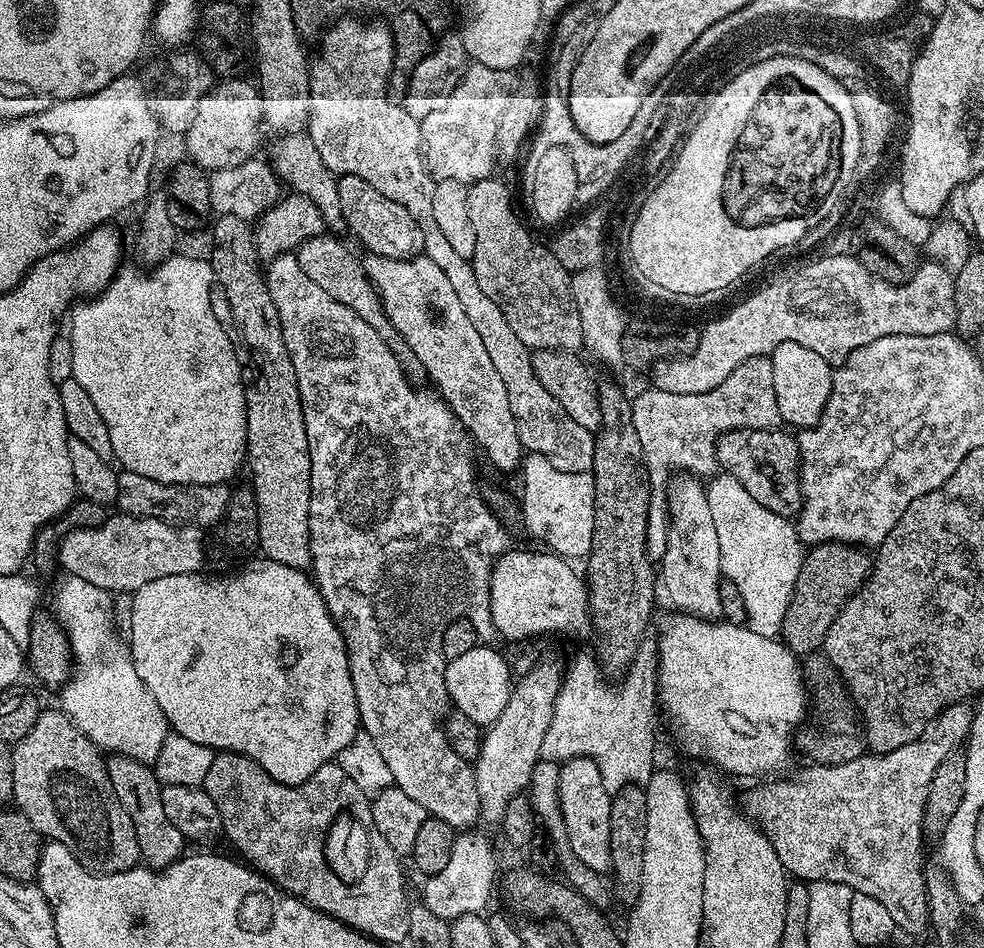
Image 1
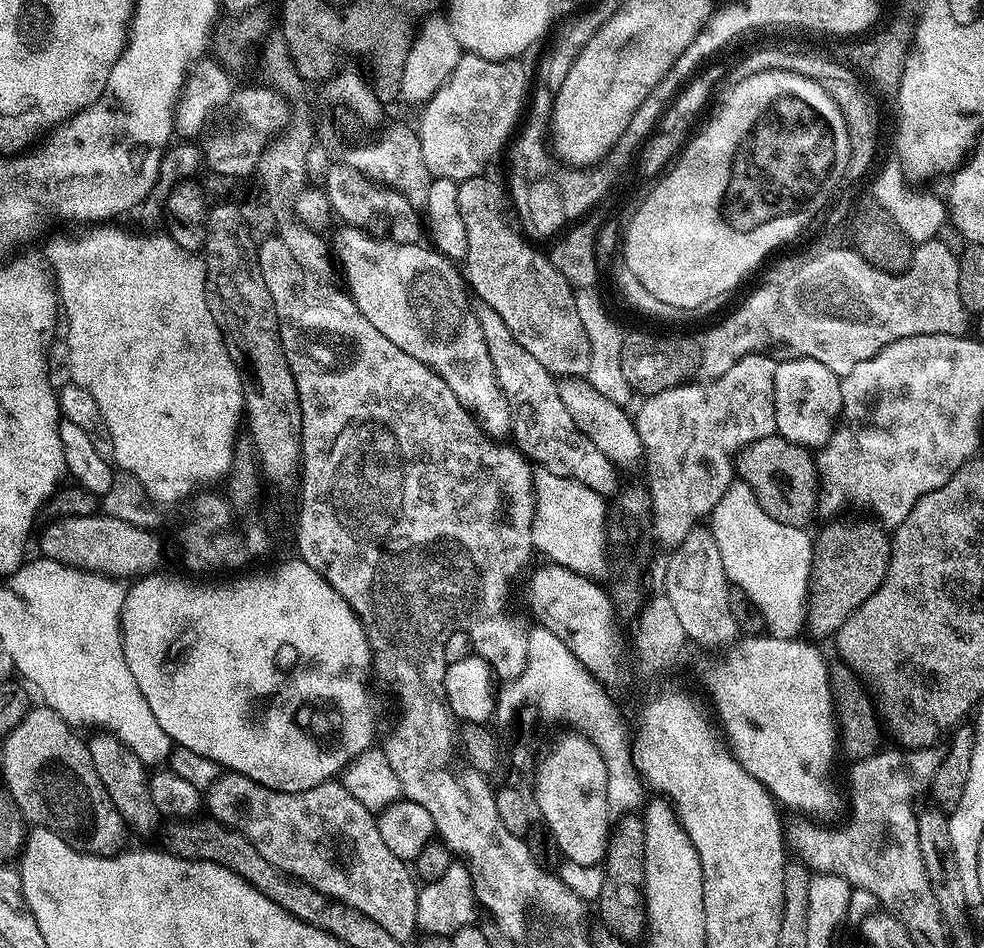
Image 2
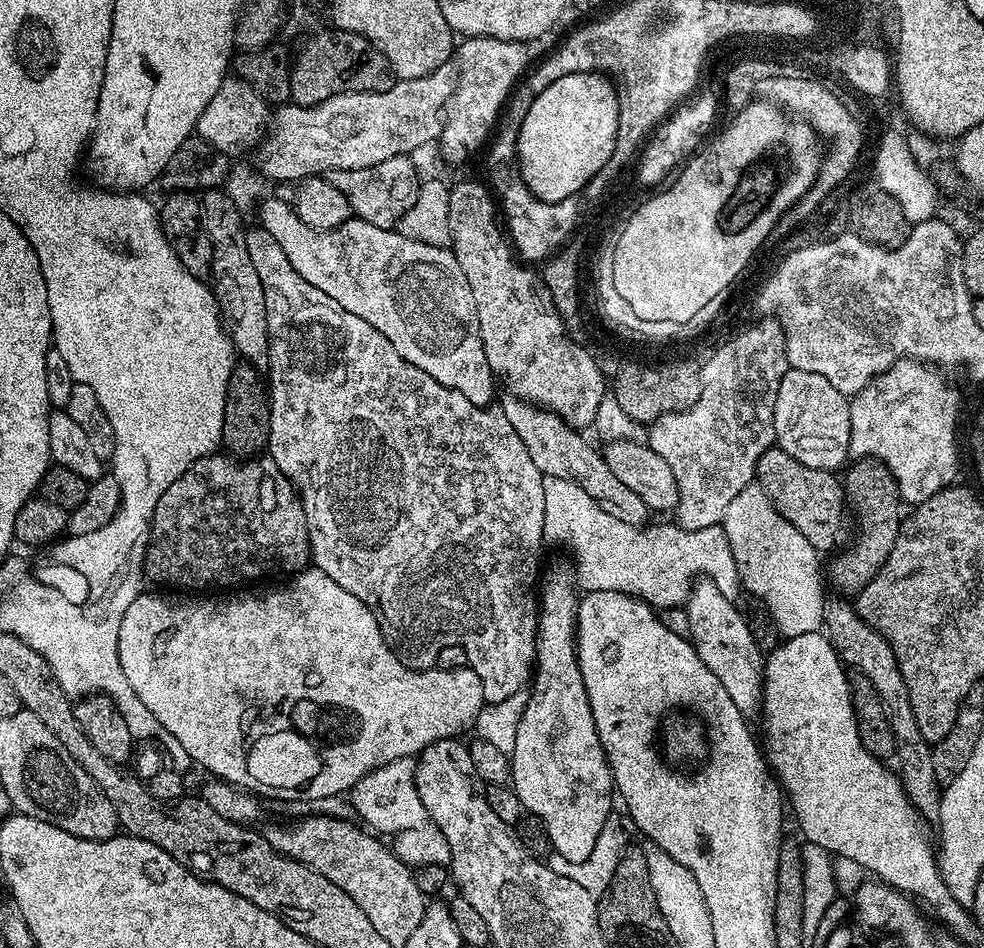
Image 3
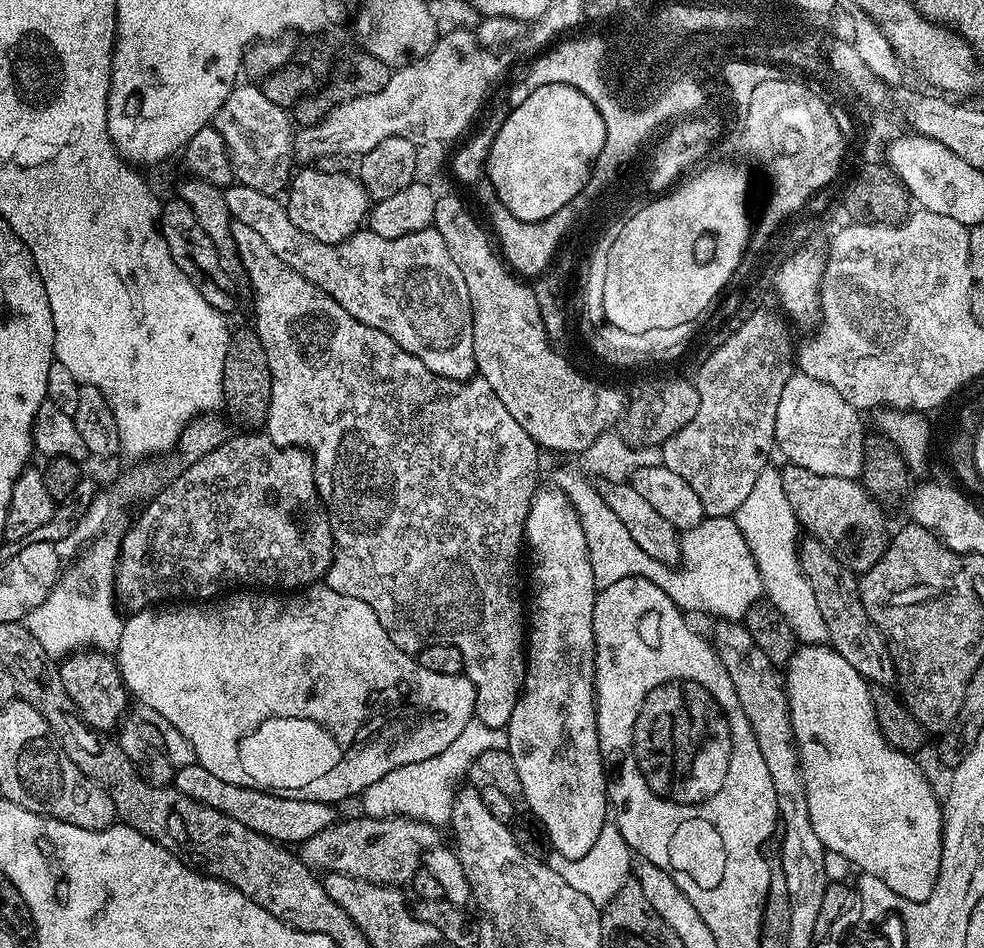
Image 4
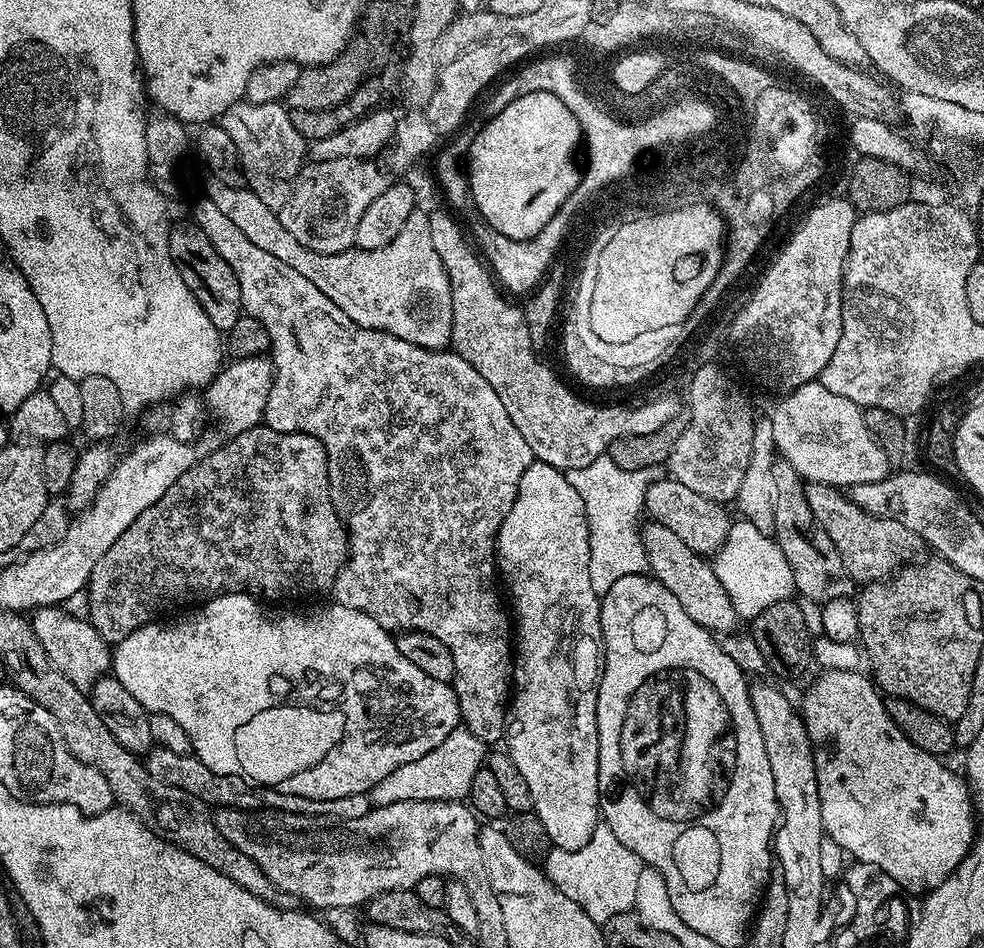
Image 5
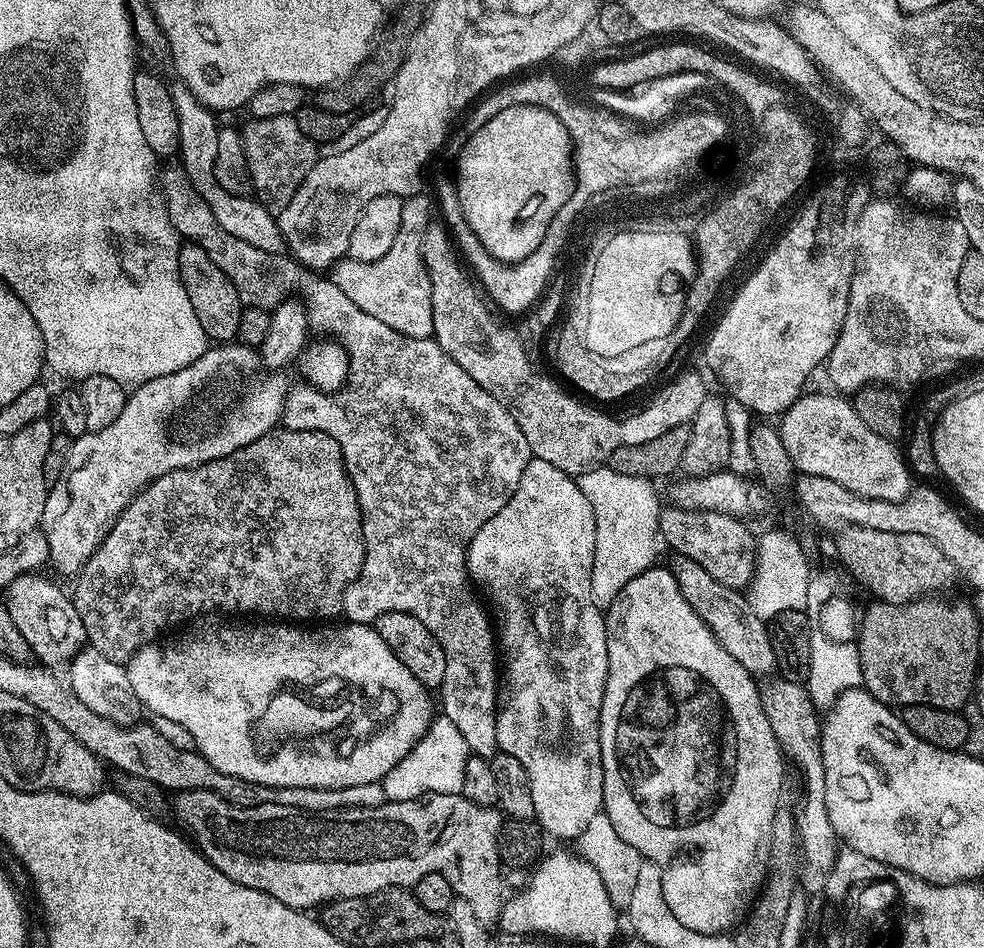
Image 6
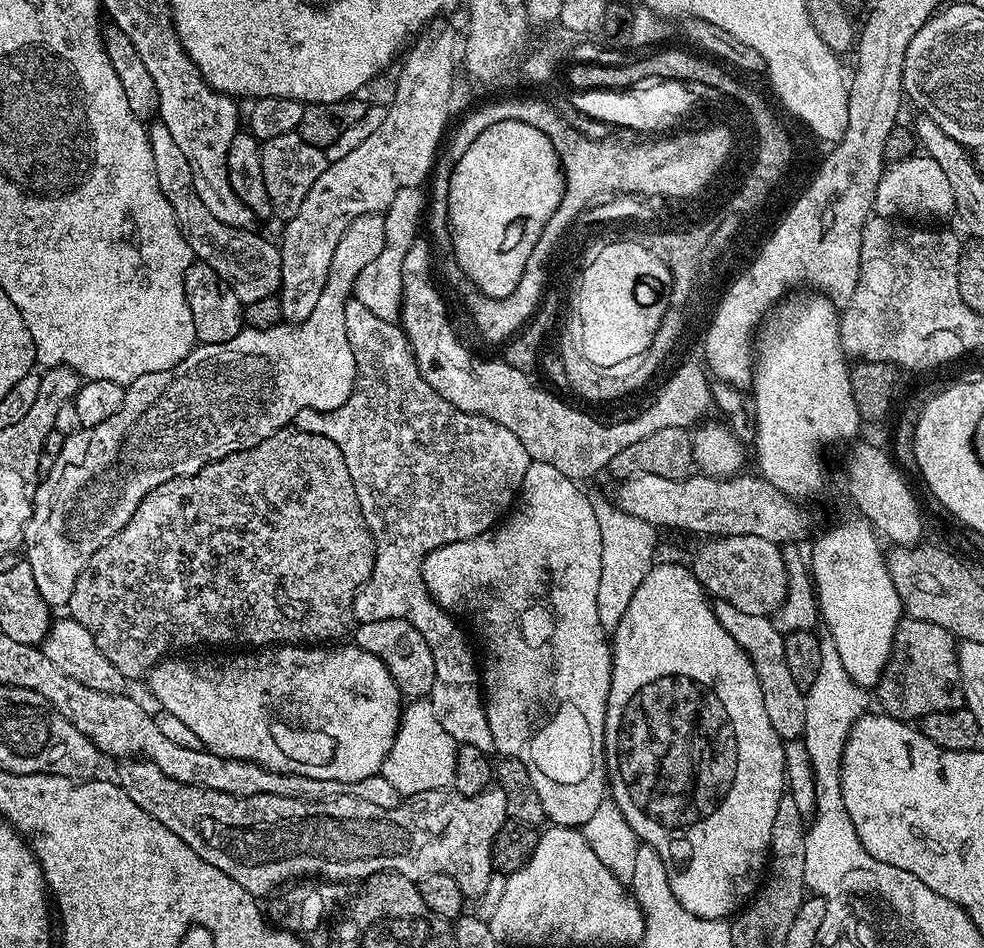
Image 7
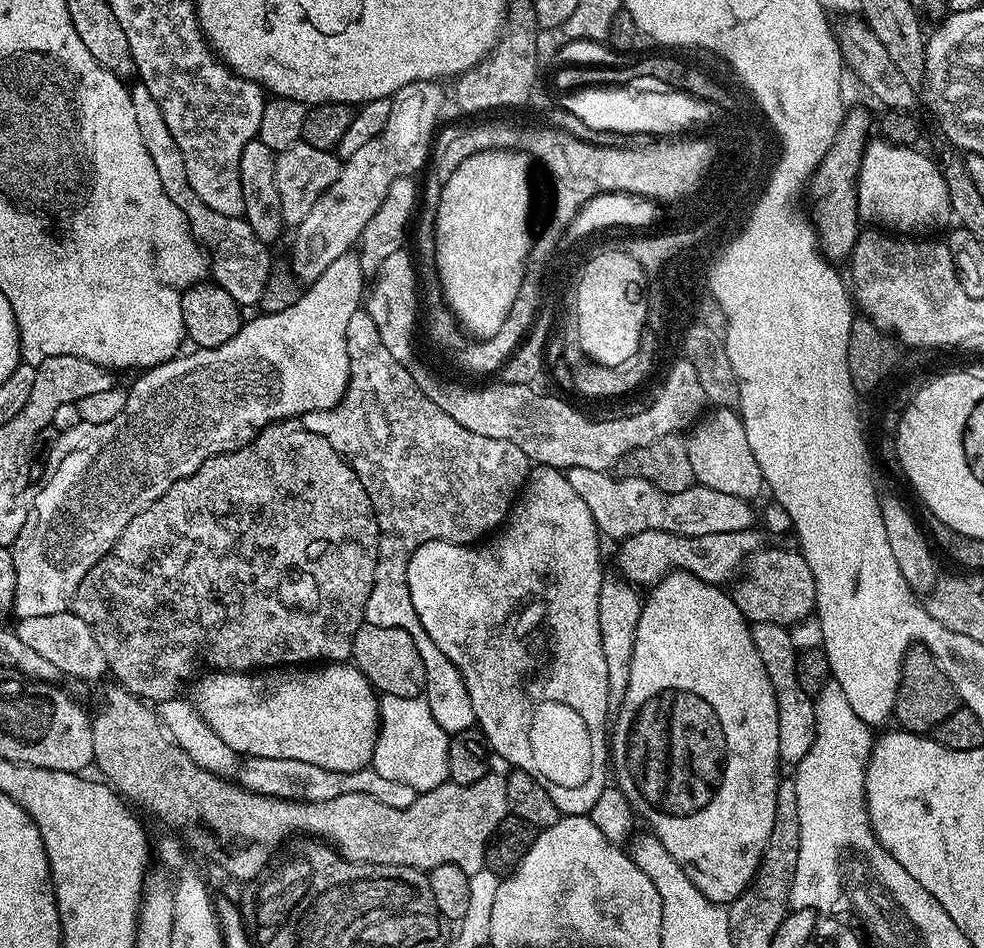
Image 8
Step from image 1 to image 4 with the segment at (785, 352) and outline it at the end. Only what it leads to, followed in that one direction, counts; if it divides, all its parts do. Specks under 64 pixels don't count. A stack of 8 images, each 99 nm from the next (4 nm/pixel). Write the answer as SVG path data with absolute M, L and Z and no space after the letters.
M797 371L786 382L782 390L782 399L778 401L778 418L776 419L776 448L784 451L788 464L797 464L814 474L822 474L830 478L857 479L864 470L864 445L866 431L860 421L861 413L834 386L826 386L826 382L818 382L818 378L810 378L805 372Z

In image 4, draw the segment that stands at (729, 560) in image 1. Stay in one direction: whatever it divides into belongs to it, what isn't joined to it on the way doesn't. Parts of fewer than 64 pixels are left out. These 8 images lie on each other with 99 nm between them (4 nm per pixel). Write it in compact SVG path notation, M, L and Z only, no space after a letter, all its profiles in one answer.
M774 466L764 468L758 476L749 497L734 514L736 525L746 538L754 554L759 576L762 578L764 596L791 626L799 643L822 644L828 642L826 623L816 603L812 588L799 566L798 545L800 527L796 514L782 490L781 471Z

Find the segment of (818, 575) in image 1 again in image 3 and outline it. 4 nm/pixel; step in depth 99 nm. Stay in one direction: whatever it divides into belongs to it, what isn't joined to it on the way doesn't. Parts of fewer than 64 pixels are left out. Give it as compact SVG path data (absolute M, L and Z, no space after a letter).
M873 456L861 460L853 459L844 474L844 499L851 515L852 512L856 515L856 541L845 552L837 551L831 557L833 560L828 566L826 564L826 576L829 581L832 579L833 586L840 591L837 593L855 594L870 583L874 574L880 572L886 558L890 558L890 550L894 550L894 542L900 533L902 501L894 474L890 474L882 460L875 460Z

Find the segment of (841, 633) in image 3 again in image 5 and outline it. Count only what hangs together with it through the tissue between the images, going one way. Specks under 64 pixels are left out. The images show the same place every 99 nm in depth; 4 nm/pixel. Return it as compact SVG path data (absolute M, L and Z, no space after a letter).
M783 458L775 459L774 475L775 494L772 501L773 526L772 536L779 545L794 574L794 590L803 595L805 601L823 606L832 599L847 597L854 587L854 582L845 570L841 555L834 542L822 527L818 526L810 510L809 500L805 496L806 484L797 471Z

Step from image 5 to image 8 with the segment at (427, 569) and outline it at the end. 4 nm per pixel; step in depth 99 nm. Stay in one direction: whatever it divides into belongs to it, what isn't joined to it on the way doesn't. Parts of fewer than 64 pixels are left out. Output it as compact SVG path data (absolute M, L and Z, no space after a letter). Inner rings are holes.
M136 82L131 85L132 105L134 106L134 118L137 122L138 134L144 143L150 156L150 162L154 164L154 170L158 172L158 182L162 182L162 190L174 202L177 213L188 222L188 229L200 245L209 265L210 276L219 284L234 302L241 306L253 304L259 305L260 297L264 294L264 287L268 276L274 270L274 263L268 257L269 249L257 239L240 216L223 216L214 210L210 210L200 201L198 194L190 190L190 182L186 182L184 164L181 162L181 154L174 142L172 135L166 130L166 118L162 118L162 110L158 102L146 90L146 86ZM367 310L358 311L350 318L350 326L346 326L346 346L350 358L350 378L344 396L333 408L305 412L302 422L306 430L326 437L330 446L334 446L334 450L338 450L348 461L358 474L376 512L381 535L380 557L376 563L370 598L366 598L364 623L401 628L411 634L428 671L422 696L428 701L434 722L438 722L446 733L461 732L476 724L474 706L470 706L470 694L466 694L466 682L458 666L454 666L434 644L430 634L426 634L410 602L408 560L419 544L431 540L476 542L495 533L507 521L510 509L528 479L530 461L521 448L514 446L514 442L485 438L483 434L474 434L474 430L466 430L466 426L454 422L454 418L438 407L429 393L427 396L416 385L417 377L396 360L390 350L386 350L386 342L382 342L382 334L378 334L378 326L374 326L374 318L370 318Z

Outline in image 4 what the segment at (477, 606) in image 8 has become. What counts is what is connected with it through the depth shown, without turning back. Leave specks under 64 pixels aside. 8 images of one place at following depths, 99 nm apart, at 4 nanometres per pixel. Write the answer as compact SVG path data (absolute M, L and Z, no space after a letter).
M555 486L541 487L532 499L530 514L524 523L524 543L526 552L526 584L532 587L532 604L530 600L530 615L526 620L526 667L524 670L524 687L514 706L514 714L510 714L510 722L506 725L508 733L508 753L514 758L514 767L518 769L518 778L522 782L522 800L528 803L527 811L537 816L548 835L548 842L553 853L565 856L565 861L575 862L582 858L594 846L598 834L602 834L602 826L609 823L610 805L608 802L608 777L604 759L600 753L598 742L598 726L596 725L596 643L594 642L594 602L597 587L594 582L594 570L590 566L590 554L586 534L582 530L582 522L574 510L574 506L564 497L563 492Z

